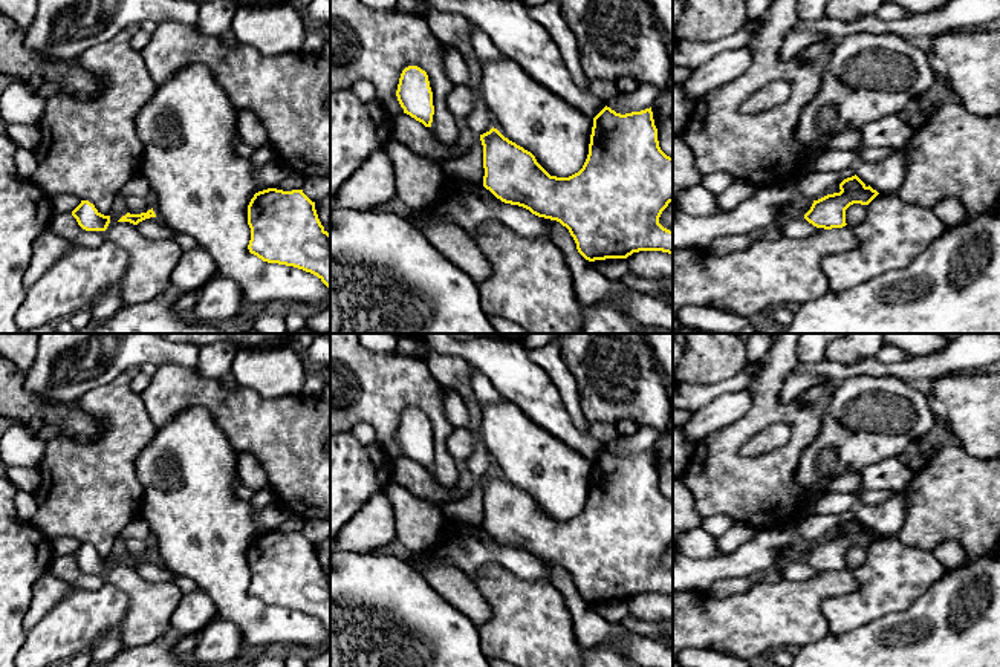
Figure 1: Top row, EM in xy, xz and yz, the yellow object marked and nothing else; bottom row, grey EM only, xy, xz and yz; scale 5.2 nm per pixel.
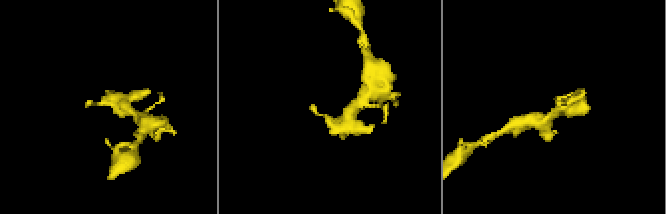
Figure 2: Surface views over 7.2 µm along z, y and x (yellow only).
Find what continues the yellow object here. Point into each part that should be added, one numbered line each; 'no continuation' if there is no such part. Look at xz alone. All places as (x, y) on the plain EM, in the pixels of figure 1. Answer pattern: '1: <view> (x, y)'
no continuation

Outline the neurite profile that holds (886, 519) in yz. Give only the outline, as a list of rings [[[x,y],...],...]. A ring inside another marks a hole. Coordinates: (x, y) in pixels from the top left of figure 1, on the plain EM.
[[[894,493],[879,505],[858,502],[853,511],[855,517],[879,537],[898,535],[905,520],[907,503],[902,493]]]

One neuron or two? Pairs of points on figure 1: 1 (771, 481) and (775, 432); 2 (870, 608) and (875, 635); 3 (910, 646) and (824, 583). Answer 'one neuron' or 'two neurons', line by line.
1: two neurons
2: two neurons
3: two neurons

